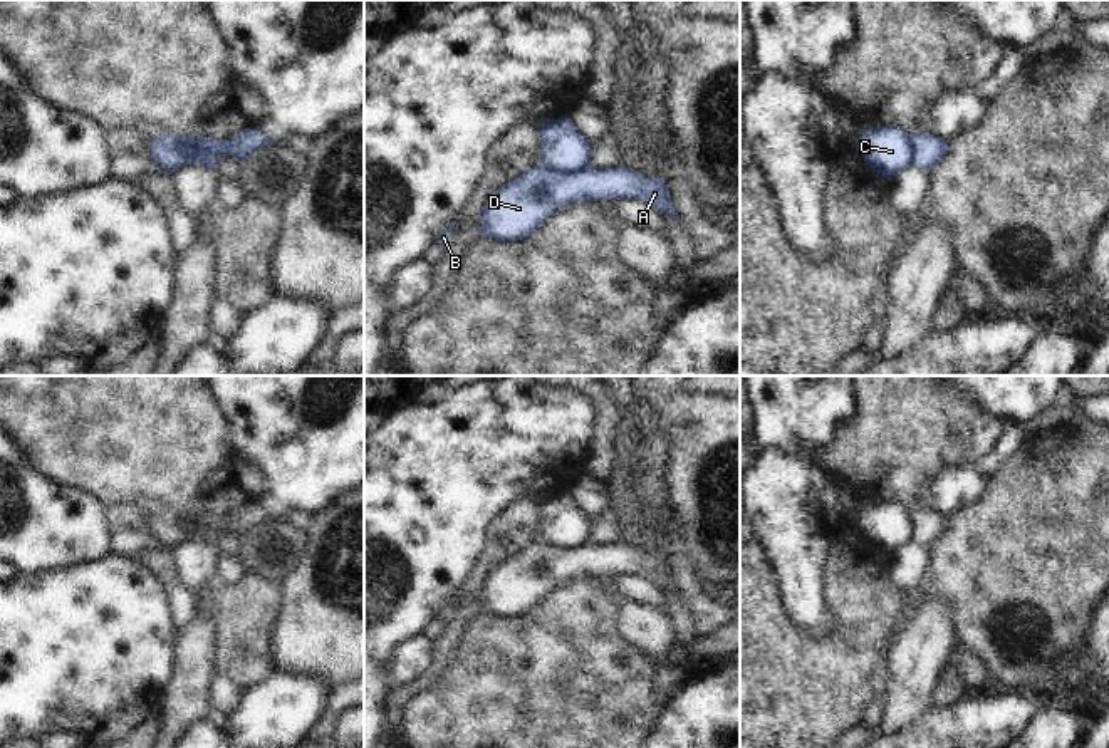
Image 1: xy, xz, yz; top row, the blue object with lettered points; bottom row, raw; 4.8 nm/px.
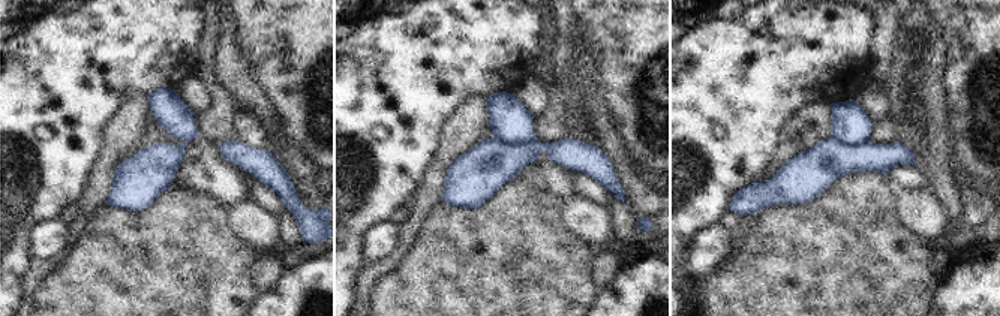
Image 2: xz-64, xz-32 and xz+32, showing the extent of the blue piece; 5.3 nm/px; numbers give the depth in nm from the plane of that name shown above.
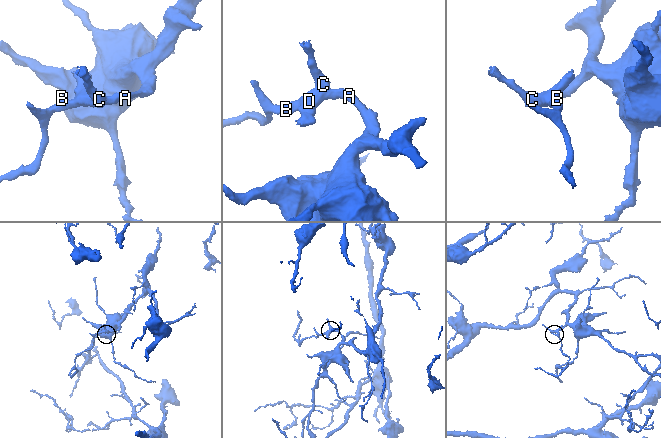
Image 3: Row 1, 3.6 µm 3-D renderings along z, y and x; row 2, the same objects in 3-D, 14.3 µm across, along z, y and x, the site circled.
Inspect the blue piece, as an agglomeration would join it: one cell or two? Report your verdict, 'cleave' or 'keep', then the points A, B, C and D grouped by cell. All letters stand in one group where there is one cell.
cleave; A B D / C

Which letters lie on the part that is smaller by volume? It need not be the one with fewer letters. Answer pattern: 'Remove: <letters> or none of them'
Remove: C

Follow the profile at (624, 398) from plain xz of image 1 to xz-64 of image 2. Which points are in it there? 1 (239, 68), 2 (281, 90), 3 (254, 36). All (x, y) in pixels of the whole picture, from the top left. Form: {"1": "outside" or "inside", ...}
{"1": "inside", "2": "outside", "3": "outside"}

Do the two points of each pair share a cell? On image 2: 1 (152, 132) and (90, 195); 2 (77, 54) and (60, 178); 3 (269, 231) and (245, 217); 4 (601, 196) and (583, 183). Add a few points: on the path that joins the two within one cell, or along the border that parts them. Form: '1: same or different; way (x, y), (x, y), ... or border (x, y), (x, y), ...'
1: different; border (144, 129), (138, 143), (117, 162)
2: same; way (65, 86), (65, 107), (59, 114), (60, 147)
3: same; way (263, 231), (251, 222)
4: same; way (597, 193), (588, 187)

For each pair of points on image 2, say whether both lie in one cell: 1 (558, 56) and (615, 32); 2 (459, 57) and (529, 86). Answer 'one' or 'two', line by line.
1: two
2: two

